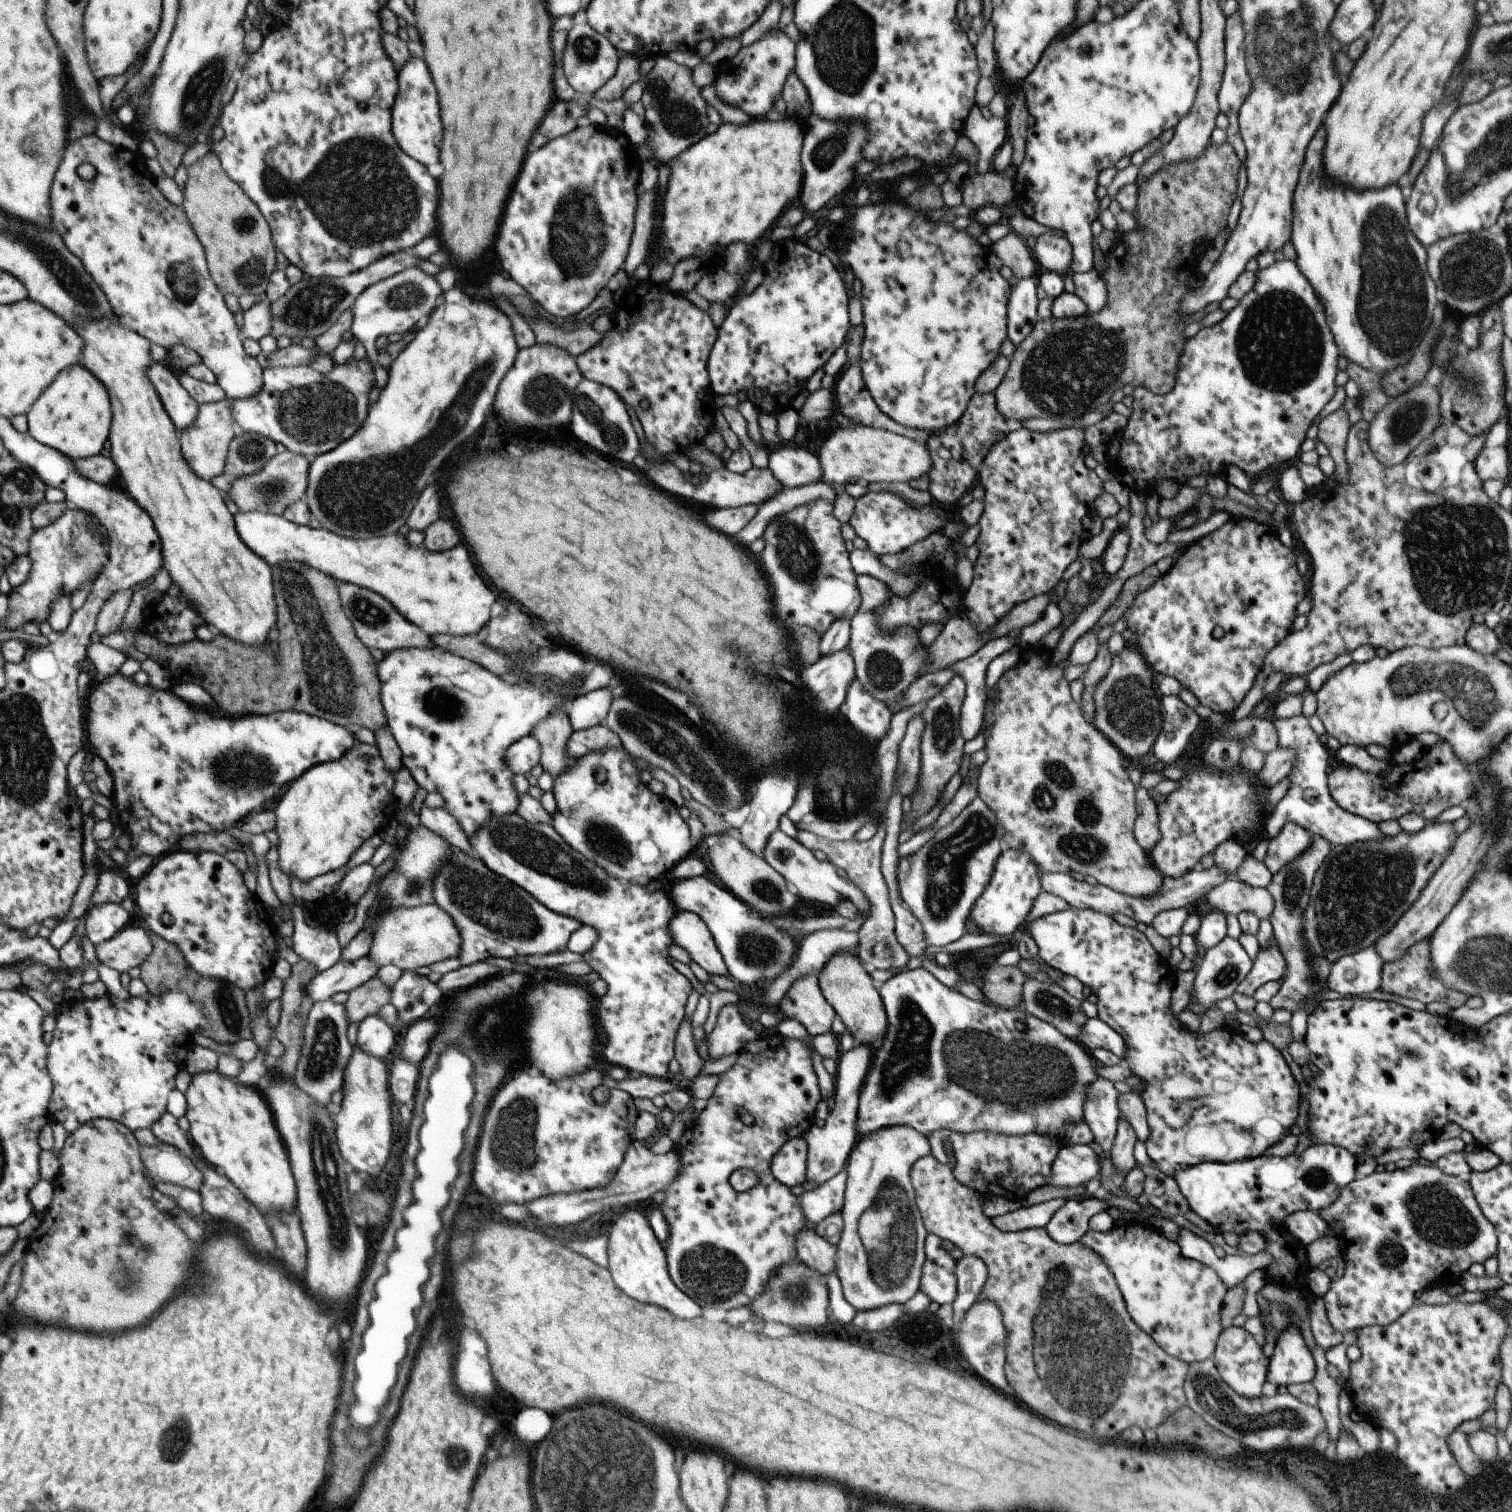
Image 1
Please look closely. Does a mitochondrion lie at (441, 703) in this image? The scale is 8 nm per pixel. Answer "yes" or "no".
yes

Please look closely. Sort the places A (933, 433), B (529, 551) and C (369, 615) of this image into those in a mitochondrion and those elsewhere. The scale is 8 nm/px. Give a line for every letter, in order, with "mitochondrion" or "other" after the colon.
A: other
B: other
C: mitochondrion

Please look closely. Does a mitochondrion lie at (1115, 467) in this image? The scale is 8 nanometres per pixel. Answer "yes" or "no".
no

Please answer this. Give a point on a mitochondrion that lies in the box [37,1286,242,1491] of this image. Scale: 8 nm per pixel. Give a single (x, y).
(175, 1442)

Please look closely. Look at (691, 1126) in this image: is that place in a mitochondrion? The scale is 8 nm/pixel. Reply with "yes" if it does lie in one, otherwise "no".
no

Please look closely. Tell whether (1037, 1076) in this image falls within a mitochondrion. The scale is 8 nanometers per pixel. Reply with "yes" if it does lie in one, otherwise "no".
yes

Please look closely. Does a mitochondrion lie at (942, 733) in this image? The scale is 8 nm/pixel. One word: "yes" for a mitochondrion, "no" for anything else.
yes

